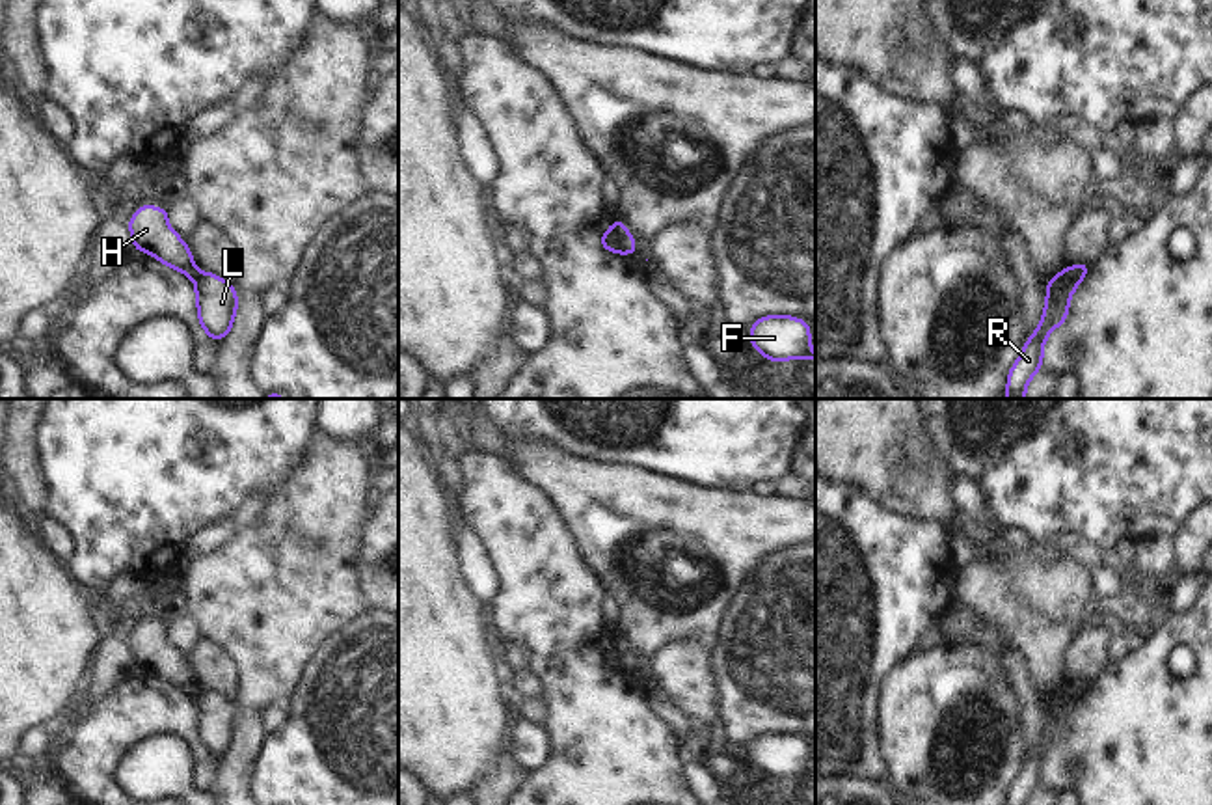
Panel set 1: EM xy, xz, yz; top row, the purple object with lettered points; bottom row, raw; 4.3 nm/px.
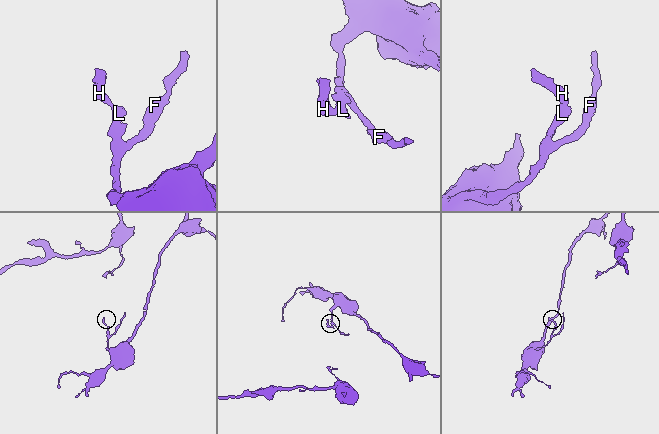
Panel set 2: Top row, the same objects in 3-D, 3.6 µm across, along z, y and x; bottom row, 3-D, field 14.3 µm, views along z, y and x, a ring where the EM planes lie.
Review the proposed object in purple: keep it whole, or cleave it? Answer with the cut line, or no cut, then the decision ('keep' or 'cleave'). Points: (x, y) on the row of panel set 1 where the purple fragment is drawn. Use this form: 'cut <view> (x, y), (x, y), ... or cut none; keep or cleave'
cut xz (609, 230), (620, 252); cleave

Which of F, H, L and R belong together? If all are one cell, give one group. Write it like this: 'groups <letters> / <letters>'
groups F L R / H

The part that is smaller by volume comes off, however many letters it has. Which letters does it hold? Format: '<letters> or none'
H

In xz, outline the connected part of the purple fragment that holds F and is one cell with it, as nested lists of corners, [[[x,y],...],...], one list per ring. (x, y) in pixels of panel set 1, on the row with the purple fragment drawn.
[[[789,315],[758,319],[748,332],[750,343],[769,362],[808,358],[815,362],[810,341],[810,322]]]

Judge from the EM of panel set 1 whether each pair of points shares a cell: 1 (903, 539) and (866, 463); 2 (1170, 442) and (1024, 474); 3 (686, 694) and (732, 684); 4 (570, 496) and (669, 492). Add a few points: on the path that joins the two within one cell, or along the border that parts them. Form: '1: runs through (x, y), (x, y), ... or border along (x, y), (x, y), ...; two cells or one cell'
1: border along (853, 487), (892, 511), (920, 515), (933, 522); two cells
2: runs through (1134, 442), (1099, 442), (1082, 459), (1060, 464); one cell
3: border along (708, 645), (719, 723); two cells
4: runs through (594, 496), (645, 496); one cell

